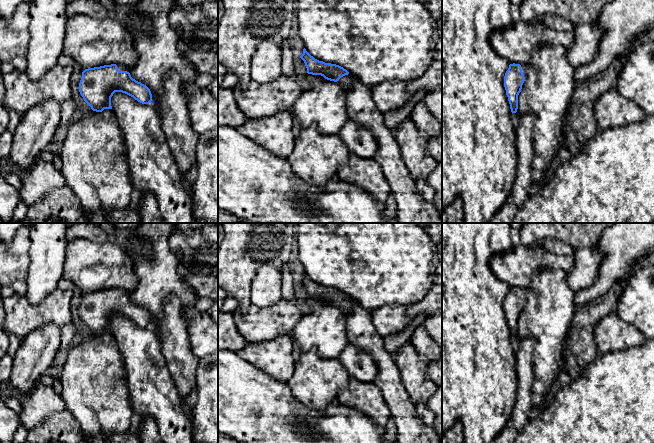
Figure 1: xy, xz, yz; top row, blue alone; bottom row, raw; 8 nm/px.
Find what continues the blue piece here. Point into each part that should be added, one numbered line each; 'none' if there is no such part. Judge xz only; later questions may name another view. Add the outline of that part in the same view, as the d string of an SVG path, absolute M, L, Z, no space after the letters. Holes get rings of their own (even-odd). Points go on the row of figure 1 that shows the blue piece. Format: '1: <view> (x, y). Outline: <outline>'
1: xz (345, 81). Outline: M348 75L341 77L337 83L341 84L345 91L351 88L351 78Z

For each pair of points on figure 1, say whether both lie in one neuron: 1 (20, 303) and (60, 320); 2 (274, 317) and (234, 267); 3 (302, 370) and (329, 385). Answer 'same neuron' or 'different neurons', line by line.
1: same neuron
2: different neurons
3: same neuron

